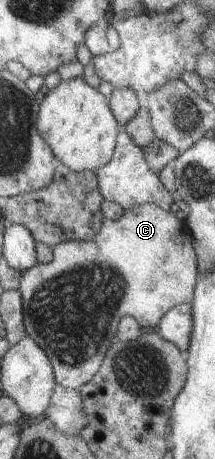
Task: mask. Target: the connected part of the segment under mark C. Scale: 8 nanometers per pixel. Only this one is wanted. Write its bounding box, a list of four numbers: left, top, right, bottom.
[18,204,199,391]

